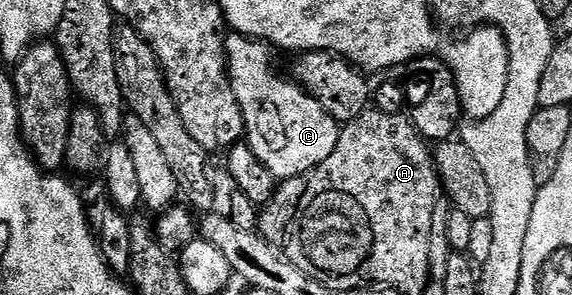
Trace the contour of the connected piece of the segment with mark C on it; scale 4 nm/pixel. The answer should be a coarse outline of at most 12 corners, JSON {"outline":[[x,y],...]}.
{"outline":[[227,35],[227,75],[246,144],[276,178],[316,169],[340,126],[271,66]]}

